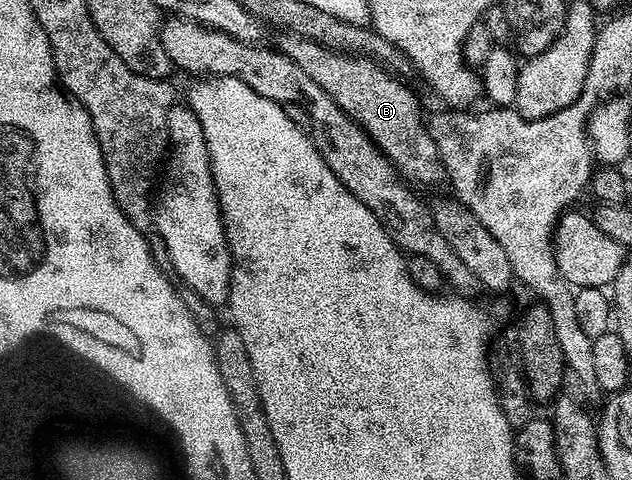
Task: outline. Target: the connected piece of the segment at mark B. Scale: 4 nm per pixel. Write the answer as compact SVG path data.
M281 33L278 49L327 92L360 127L372 137L372 143L386 155L413 187L436 186L445 181L444 166L440 163L438 148L426 125L426 114L420 111L416 94L399 77L393 76L377 61L365 56L340 53L308 41L296 33Z

